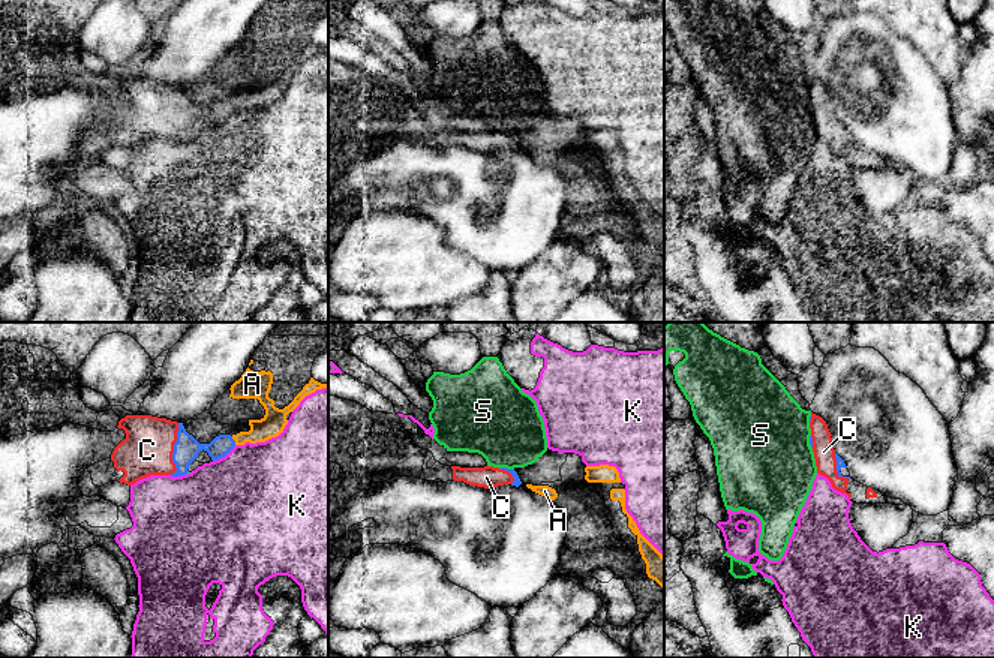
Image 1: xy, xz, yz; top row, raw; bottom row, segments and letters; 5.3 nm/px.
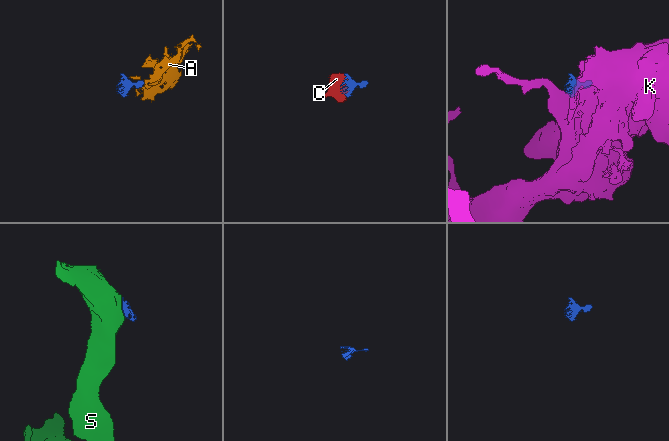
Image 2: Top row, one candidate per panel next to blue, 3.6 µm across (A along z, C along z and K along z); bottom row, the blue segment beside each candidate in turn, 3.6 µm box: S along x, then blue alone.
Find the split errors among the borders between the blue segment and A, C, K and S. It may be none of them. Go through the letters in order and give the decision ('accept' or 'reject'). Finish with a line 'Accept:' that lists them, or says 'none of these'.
A: accept
C: accept
K: reject
S: reject
Accept: A, C

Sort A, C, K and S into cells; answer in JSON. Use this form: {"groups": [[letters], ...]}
{"groups": [["A", "C"], ["K"], ["S"]]}

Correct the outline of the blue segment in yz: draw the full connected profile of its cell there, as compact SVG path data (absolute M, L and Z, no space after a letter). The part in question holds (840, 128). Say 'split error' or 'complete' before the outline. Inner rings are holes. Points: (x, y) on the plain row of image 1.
split error | M811 76L810 93L810 109L814 117L817 138L826 141L832 151L846 157L853 168L885 168L888 165L885 157L867 151L850 141L844 124L832 111L831 96L822 81Z

